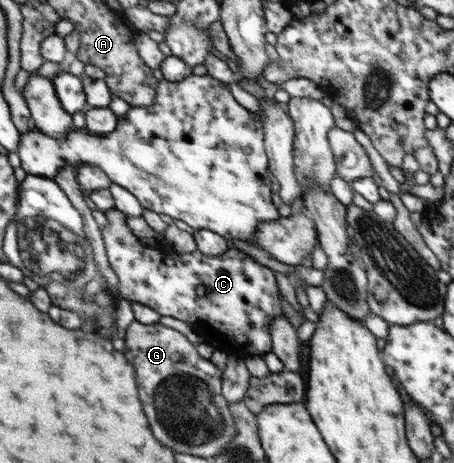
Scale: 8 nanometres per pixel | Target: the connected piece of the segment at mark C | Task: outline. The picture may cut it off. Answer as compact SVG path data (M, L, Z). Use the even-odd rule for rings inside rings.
M114 207L104 212L109 223L102 228L106 254L117 273L119 298L147 305L162 316L191 325L193 315L205 317L207 325L223 333L237 347L247 347L246 355L267 354L271 347L271 320L283 314L277 299L277 283L271 269L229 242L221 255L203 255L198 249L179 254L166 242L160 246L143 245L126 223L127 215ZM169 257L171 263L165 263Z

